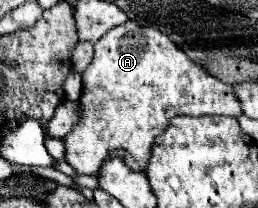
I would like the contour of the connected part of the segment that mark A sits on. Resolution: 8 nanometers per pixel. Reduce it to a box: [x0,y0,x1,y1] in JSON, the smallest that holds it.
[64,20,242,174]

